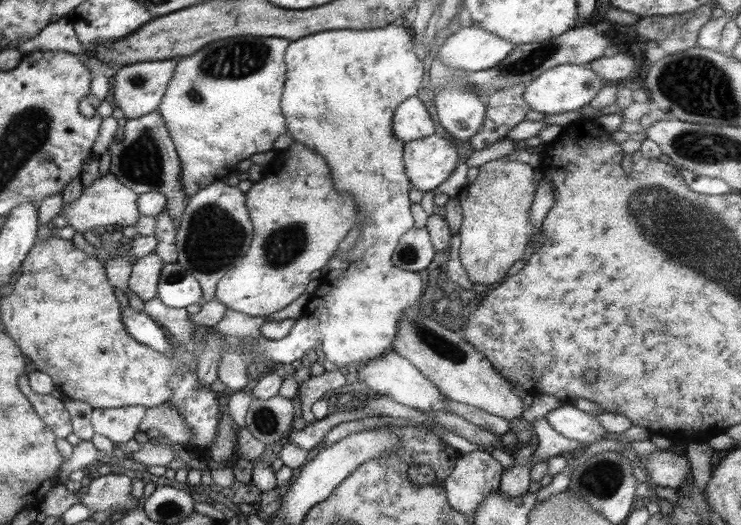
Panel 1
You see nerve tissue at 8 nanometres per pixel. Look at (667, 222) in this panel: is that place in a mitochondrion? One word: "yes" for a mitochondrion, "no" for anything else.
yes

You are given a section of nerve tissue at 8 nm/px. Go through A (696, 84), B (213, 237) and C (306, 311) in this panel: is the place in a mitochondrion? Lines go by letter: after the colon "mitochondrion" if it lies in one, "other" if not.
A: mitochondrion
B: mitochondrion
C: other

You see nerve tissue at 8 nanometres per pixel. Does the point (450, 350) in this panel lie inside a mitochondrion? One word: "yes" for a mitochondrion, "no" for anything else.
yes

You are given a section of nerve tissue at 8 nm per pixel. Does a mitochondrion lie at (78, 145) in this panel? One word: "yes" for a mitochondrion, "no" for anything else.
no

